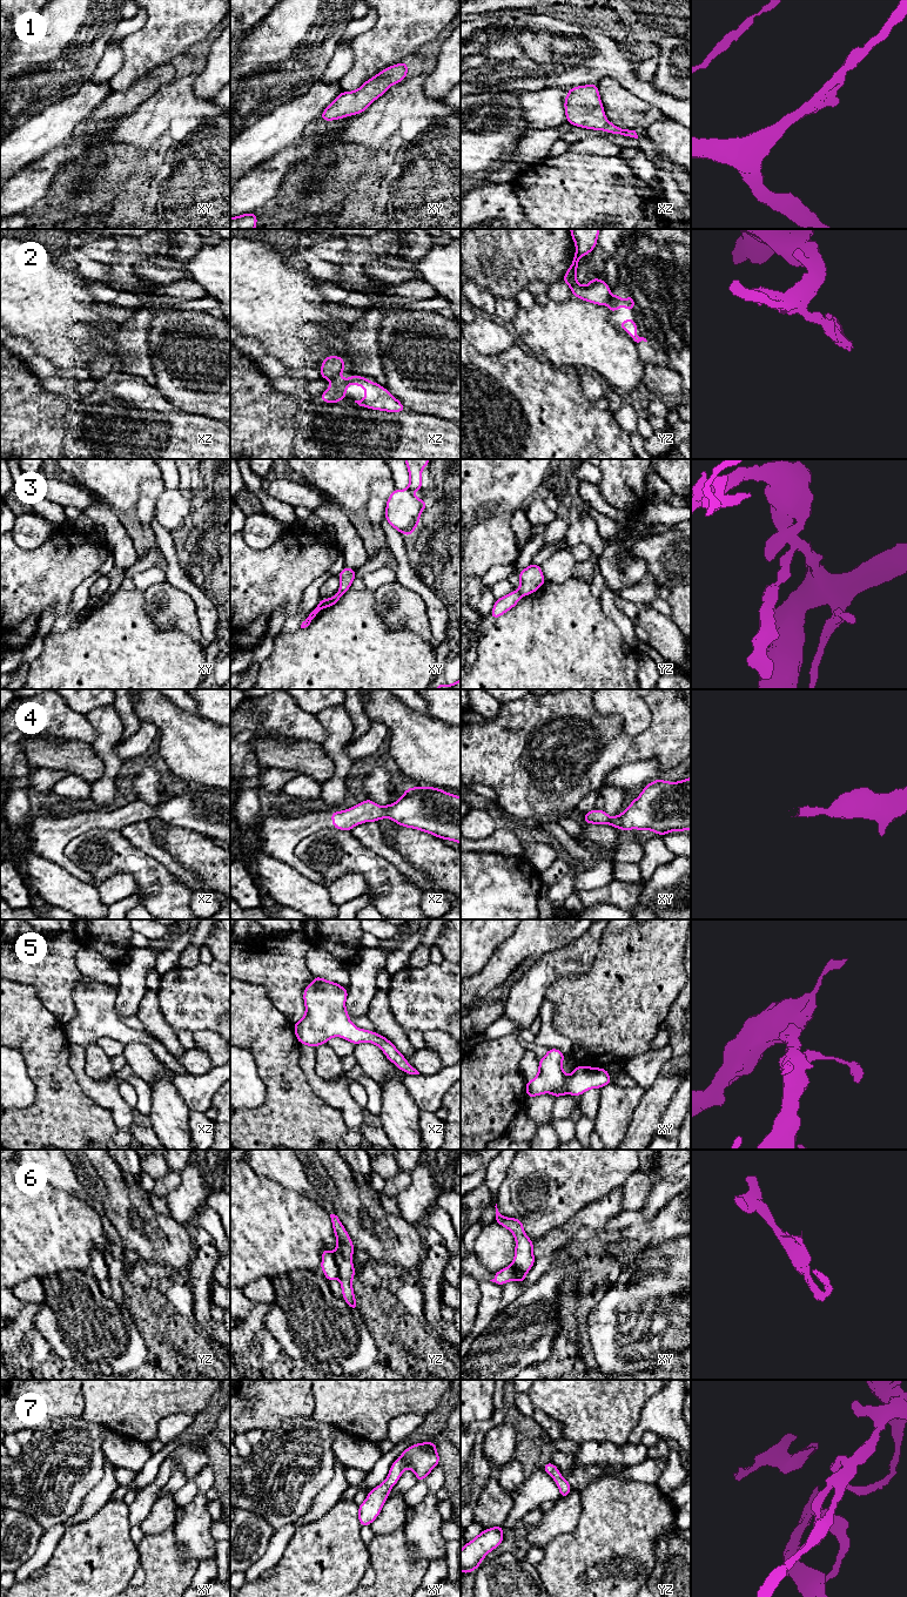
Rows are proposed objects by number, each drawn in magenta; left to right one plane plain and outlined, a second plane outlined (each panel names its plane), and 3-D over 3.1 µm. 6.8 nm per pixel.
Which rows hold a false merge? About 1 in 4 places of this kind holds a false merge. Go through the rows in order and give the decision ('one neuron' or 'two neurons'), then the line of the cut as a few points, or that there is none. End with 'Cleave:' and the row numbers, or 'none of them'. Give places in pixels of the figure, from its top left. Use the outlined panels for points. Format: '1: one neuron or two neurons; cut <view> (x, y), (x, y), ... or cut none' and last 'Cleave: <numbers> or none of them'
1: one neuron; cut none
2: two neurons; cut yz (610, 298), (606, 303)
3: two neurons; cut xy (337, 593), (342, 594)
4: one neuron; cut none
5: one neuron; cut none
6: one neuron; cut none
7: one neuron; cut none
Cleave: 2, 3

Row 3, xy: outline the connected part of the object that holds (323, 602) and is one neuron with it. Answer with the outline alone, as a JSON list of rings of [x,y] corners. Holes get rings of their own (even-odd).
[[[337,593],[329,599],[321,599],[320,602],[317,604],[317,607],[313,609],[307,616],[307,619],[302,622],[301,628],[308,627],[322,608],[332,607],[335,604],[340,601],[341,598],[342,594]]]

